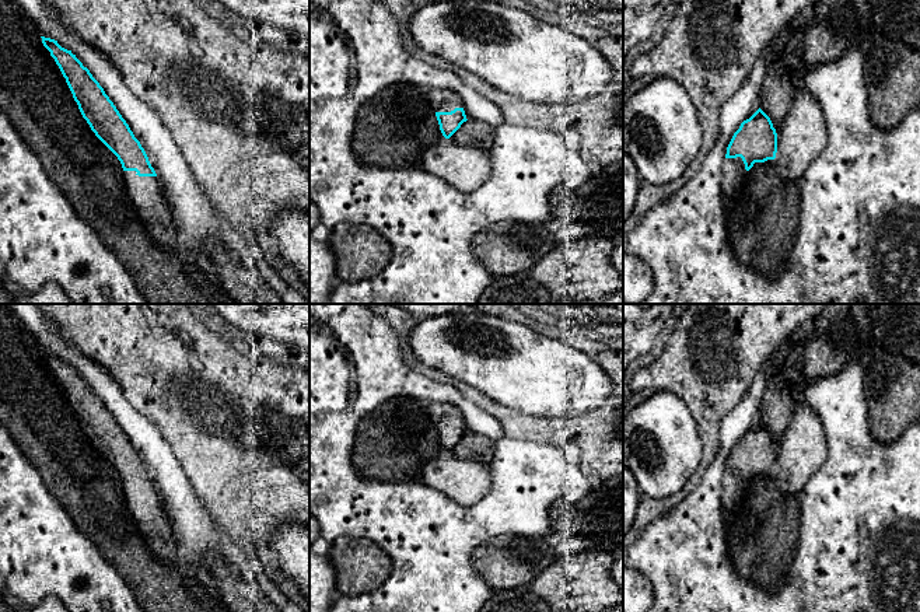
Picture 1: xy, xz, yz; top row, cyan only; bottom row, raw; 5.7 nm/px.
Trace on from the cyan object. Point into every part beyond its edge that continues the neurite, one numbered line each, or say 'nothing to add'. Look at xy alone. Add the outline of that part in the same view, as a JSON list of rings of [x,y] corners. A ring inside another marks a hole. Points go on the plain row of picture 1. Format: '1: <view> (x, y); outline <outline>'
1: xy (146, 507); outline [[[136,485],[123,487],[127,510],[148,550],[162,562],[178,562],[176,536],[158,490],[139,490]]]

